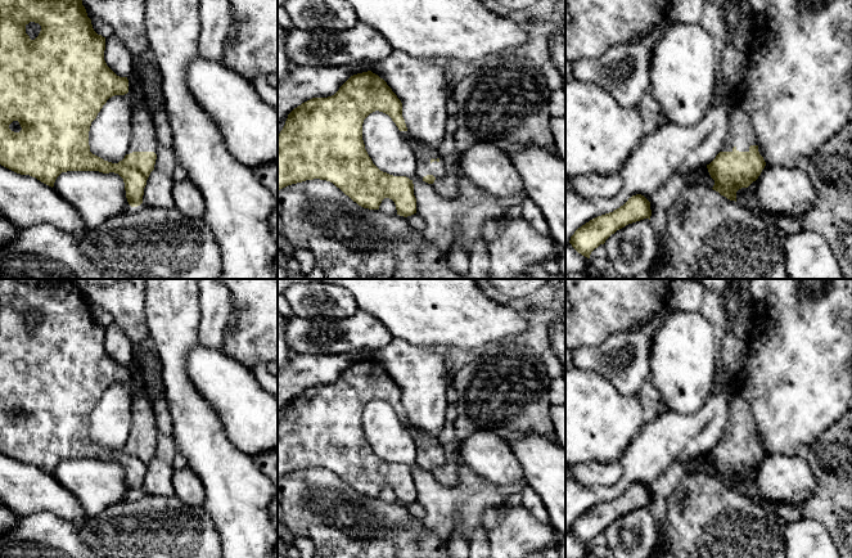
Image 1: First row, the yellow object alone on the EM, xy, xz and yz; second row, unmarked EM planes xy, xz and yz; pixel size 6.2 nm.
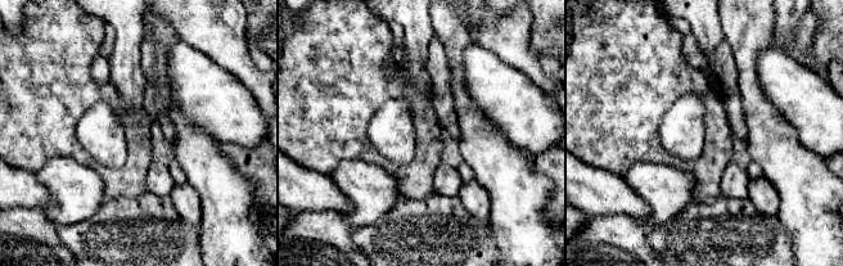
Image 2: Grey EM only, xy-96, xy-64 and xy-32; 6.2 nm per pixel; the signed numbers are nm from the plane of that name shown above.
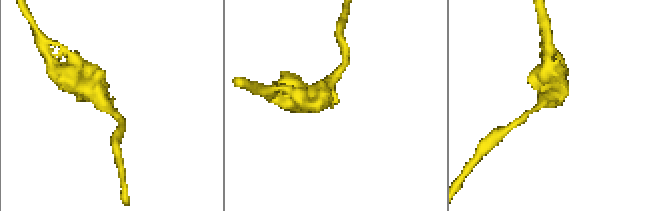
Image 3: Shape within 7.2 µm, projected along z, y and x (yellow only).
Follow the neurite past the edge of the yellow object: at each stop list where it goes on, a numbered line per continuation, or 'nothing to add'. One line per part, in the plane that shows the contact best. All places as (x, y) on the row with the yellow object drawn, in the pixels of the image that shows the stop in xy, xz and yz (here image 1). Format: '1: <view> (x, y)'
1: yz (740, 134)

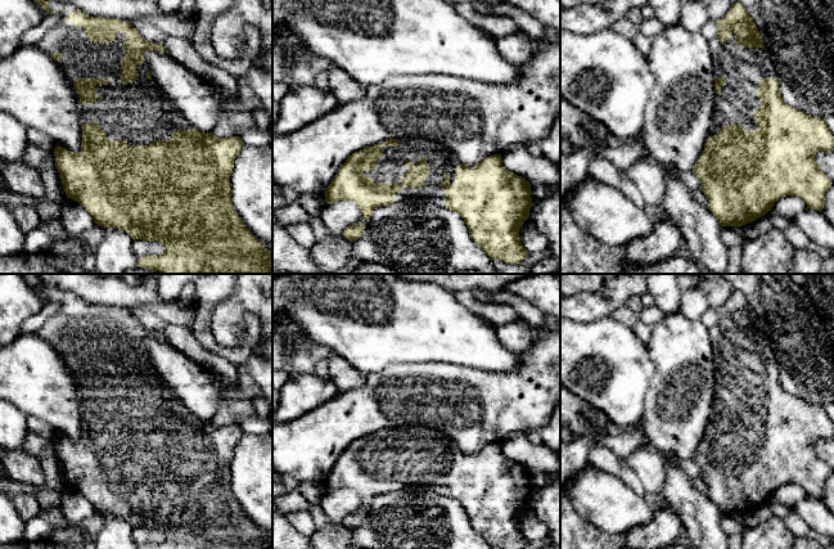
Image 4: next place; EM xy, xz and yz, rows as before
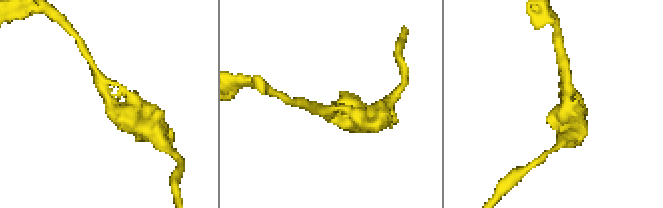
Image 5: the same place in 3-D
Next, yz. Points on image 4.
1: yz (743, 68)

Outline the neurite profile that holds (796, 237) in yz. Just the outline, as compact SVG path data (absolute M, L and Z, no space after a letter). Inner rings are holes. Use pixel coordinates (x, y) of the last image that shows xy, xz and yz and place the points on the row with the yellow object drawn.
M794 222L790 224L783 233L794 249L807 249L812 243Z

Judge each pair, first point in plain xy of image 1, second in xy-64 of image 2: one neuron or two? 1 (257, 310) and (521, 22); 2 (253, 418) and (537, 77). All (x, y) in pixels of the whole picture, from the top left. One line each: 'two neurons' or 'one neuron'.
1: two neurons
2: two neurons

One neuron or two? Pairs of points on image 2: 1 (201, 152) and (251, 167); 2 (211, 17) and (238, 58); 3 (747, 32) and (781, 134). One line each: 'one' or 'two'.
1: two
2: one
3: one

